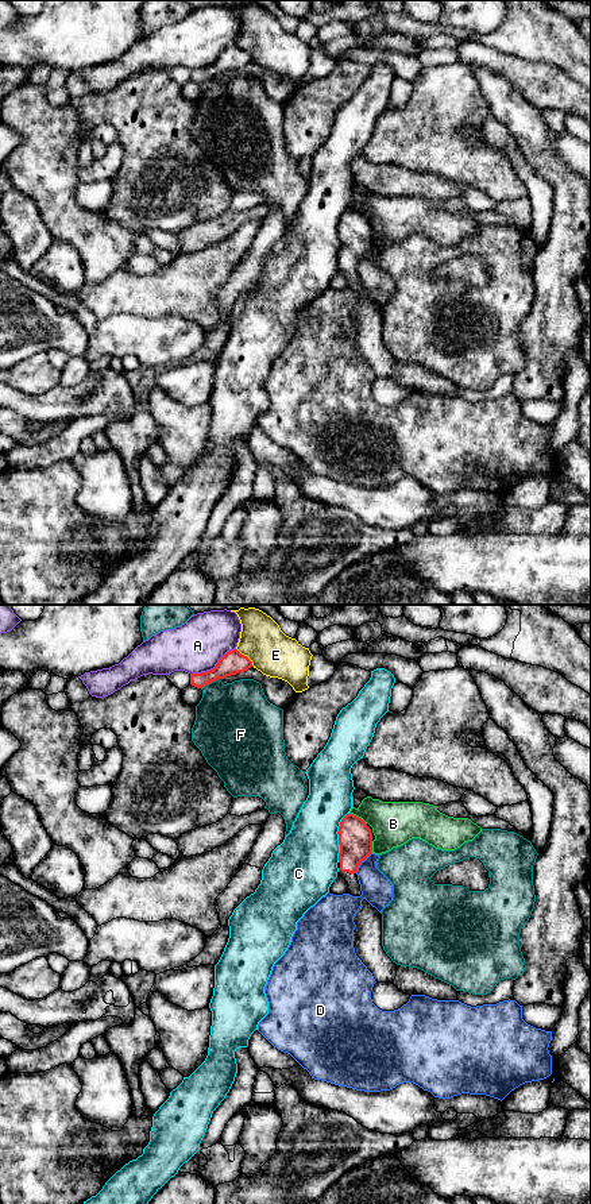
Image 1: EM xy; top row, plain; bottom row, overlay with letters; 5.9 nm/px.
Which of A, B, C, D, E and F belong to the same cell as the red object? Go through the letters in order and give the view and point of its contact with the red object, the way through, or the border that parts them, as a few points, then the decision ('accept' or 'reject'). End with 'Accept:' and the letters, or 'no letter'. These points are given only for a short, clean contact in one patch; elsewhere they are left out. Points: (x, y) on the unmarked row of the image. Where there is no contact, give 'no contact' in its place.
A: meets red in xy at (215, 62); reject
B: meets red in xy at (358, 212); reject
C: meets red in xy at (339, 232); reject
D: meets red in xy at (360, 257); border along xy (371, 247), (355, 267); reject
E: meets red in xy at (246, 51); reject
F: meets red in xy at (209, 77); reject
Accept: no letter

